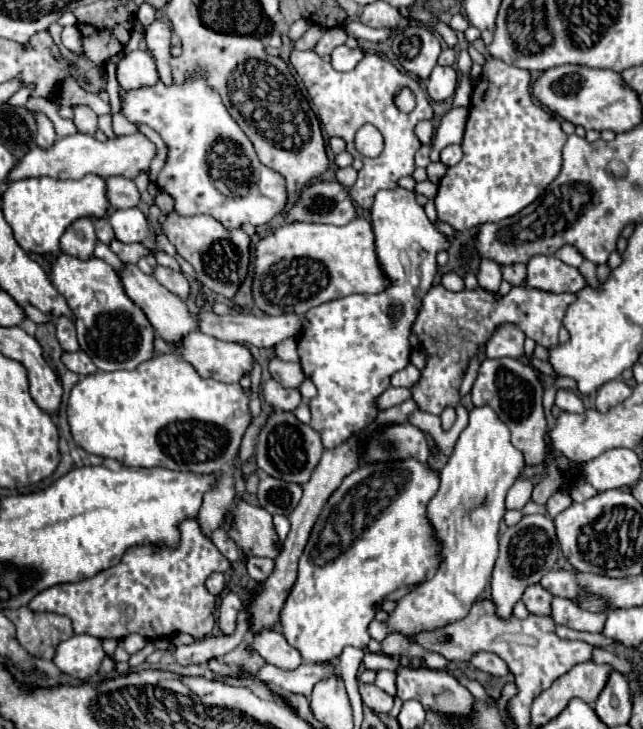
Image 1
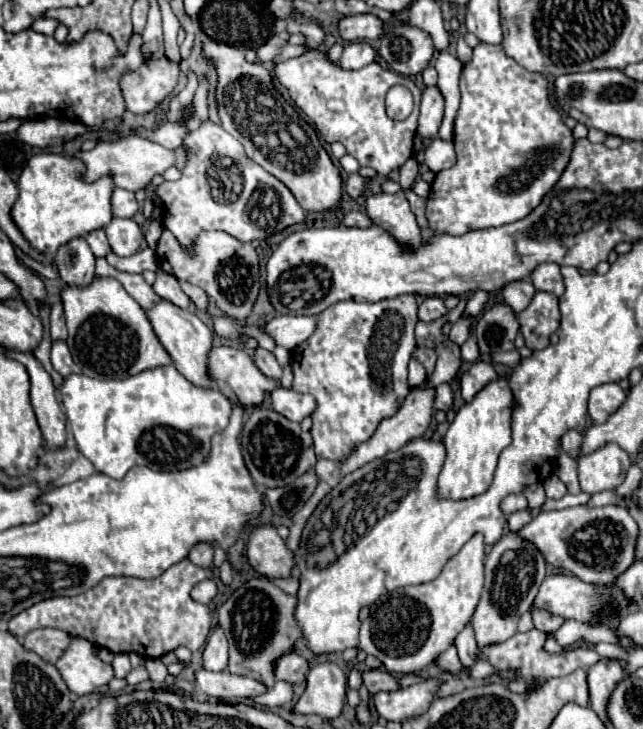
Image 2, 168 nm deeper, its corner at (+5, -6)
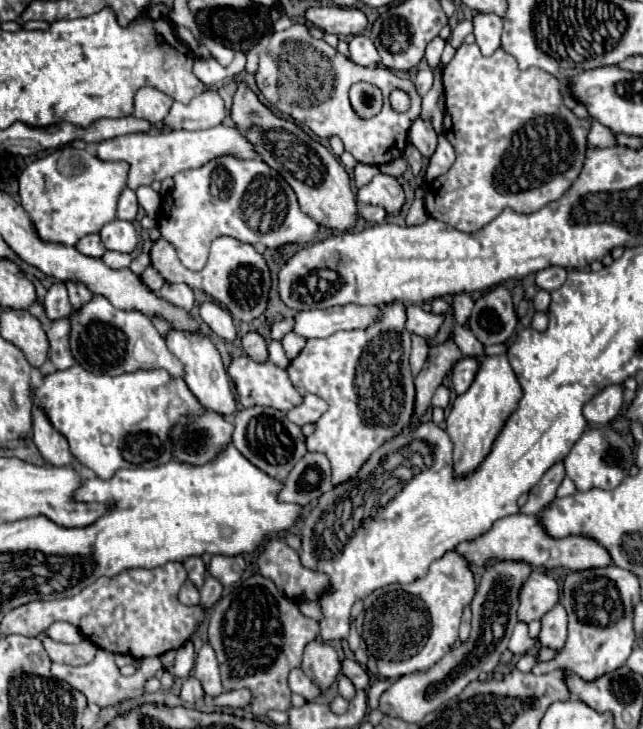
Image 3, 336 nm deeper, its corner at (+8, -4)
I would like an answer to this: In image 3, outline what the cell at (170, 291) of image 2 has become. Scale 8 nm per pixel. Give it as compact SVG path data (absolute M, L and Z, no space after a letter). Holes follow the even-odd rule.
M166 282L158 290L158 296L162 296L164 300L168 300L174 306L180 306L184 310L192 310L192 306L194 306L194 292L188 284L170 284L170 282Z

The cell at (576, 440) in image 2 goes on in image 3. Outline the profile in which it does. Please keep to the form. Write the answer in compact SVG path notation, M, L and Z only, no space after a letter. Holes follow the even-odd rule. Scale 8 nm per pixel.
M562 462L554 464L544 476L542 480L530 490L530 498L526 502L526 506L520 508L522 514L540 514L544 506L548 506L554 498L556 498L556 488L560 486L564 478L564 468L562 468Z

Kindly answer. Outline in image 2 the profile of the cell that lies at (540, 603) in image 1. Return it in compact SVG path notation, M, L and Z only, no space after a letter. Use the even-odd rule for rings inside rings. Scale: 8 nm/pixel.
M535 606L531 608L531 616L533 616L533 624L537 630L543 630L547 634L553 634L565 620L561 616L553 616L547 610L537 610Z

